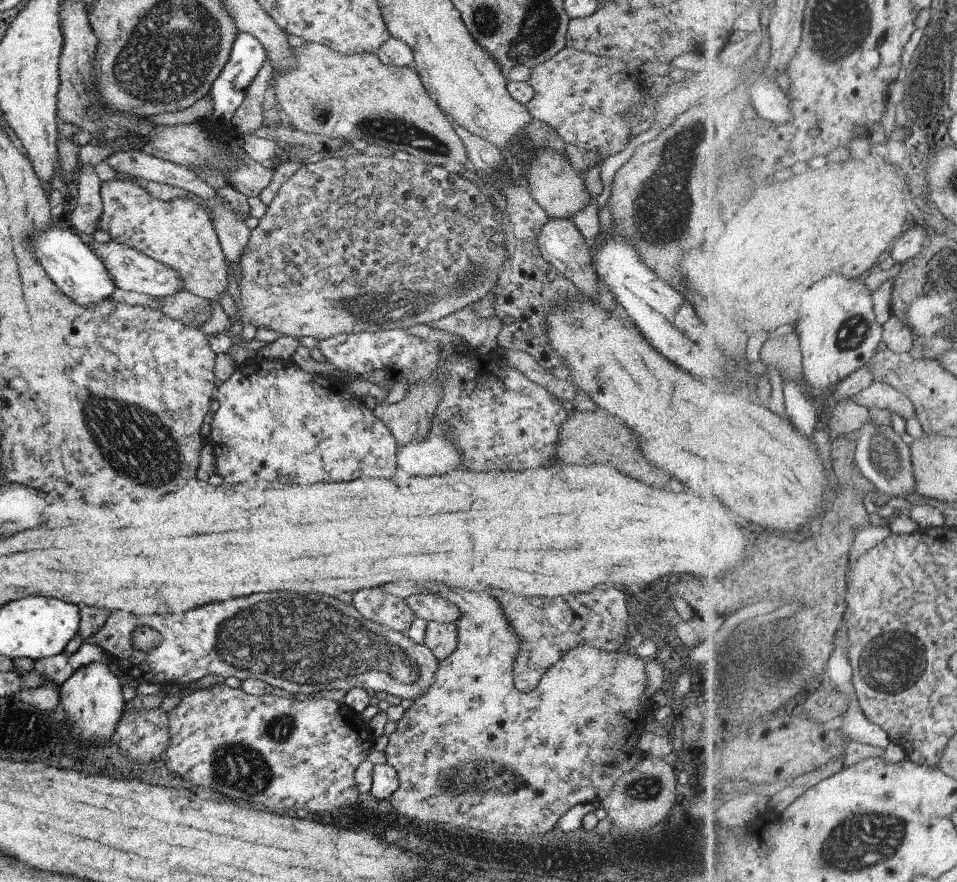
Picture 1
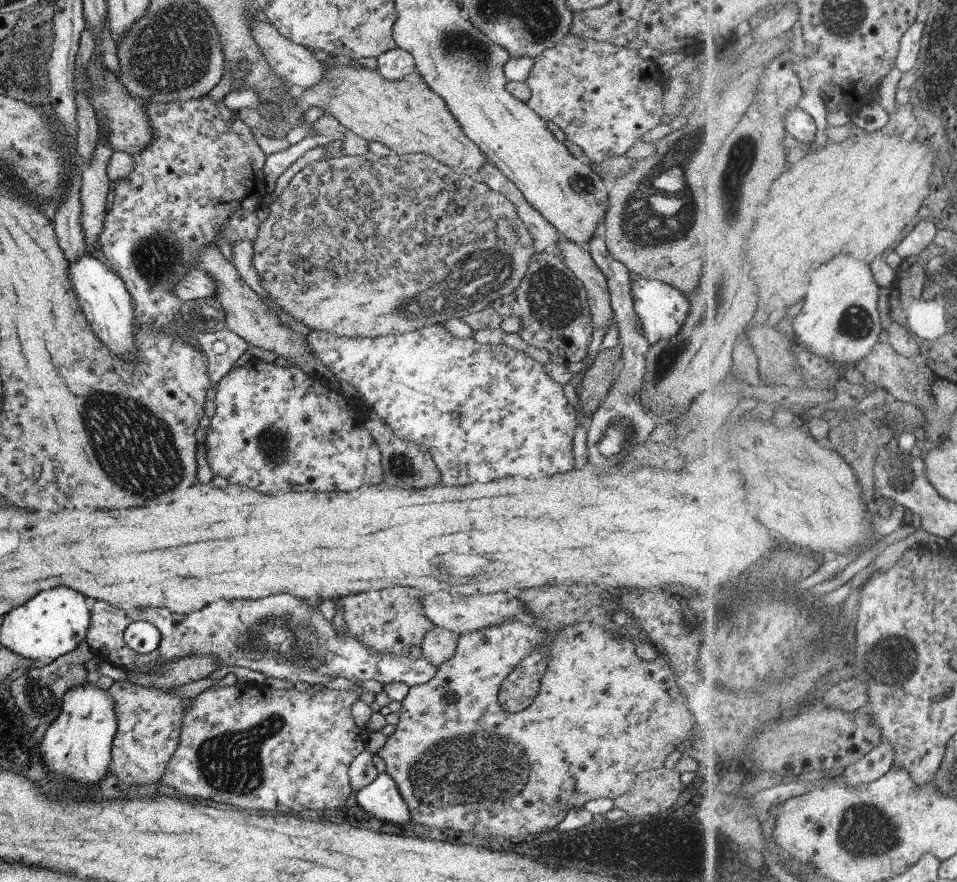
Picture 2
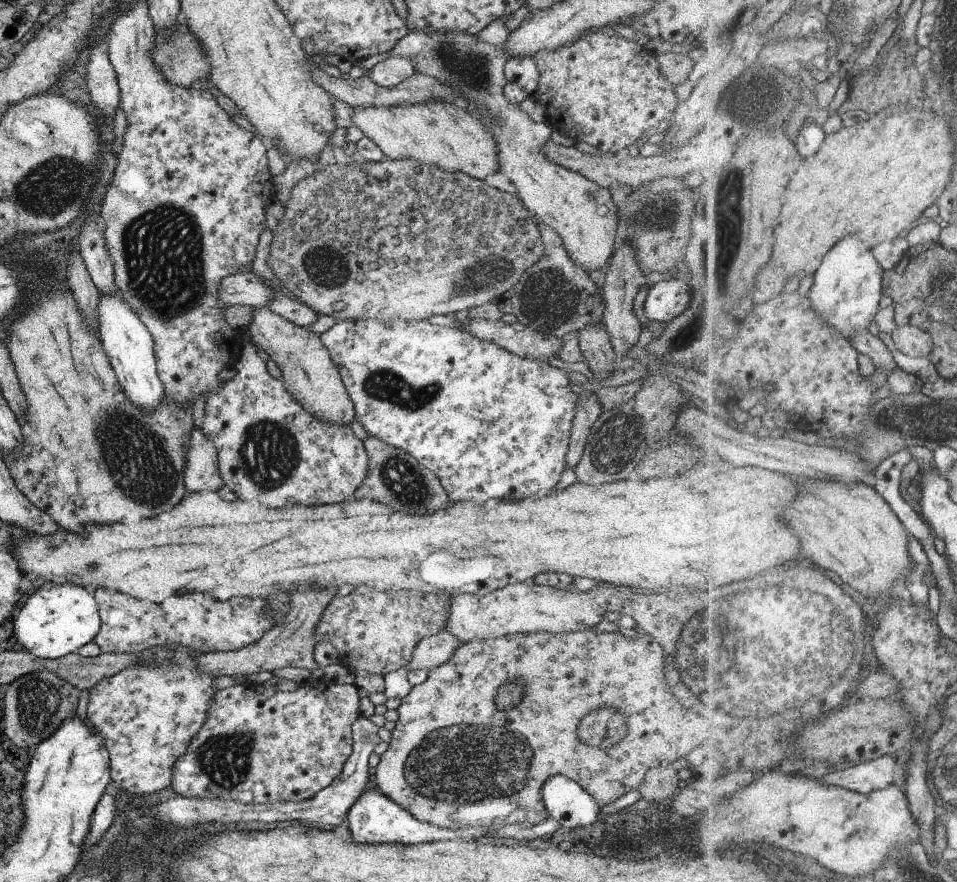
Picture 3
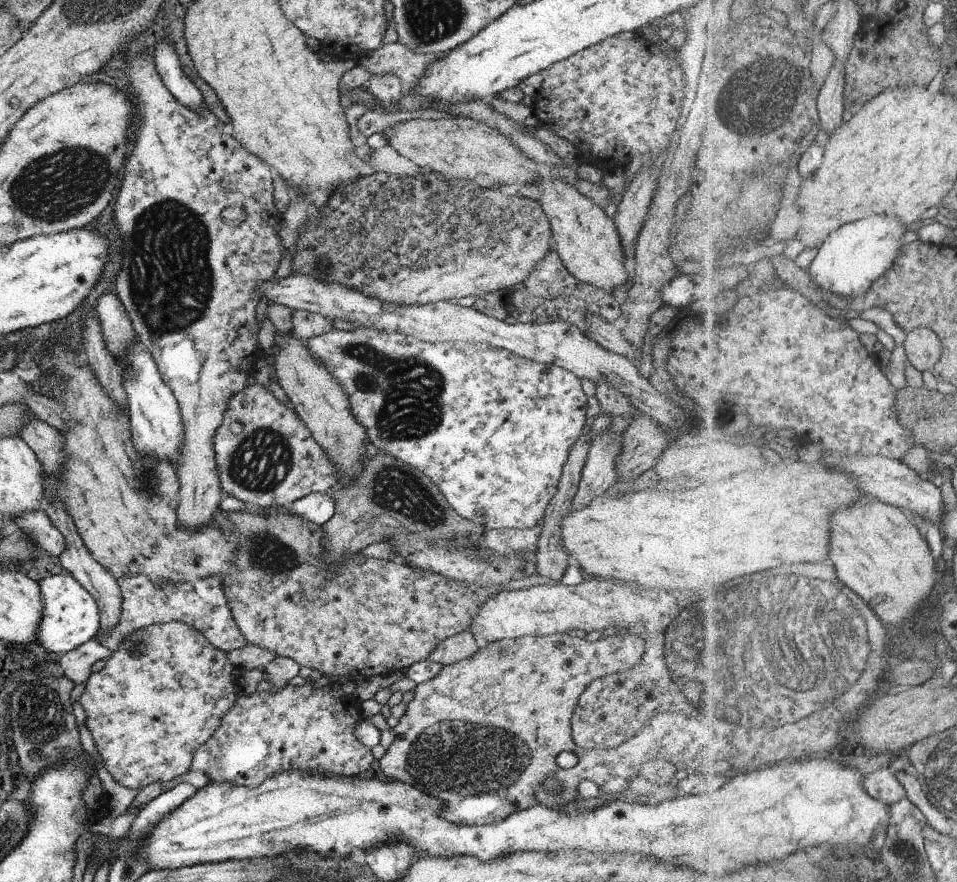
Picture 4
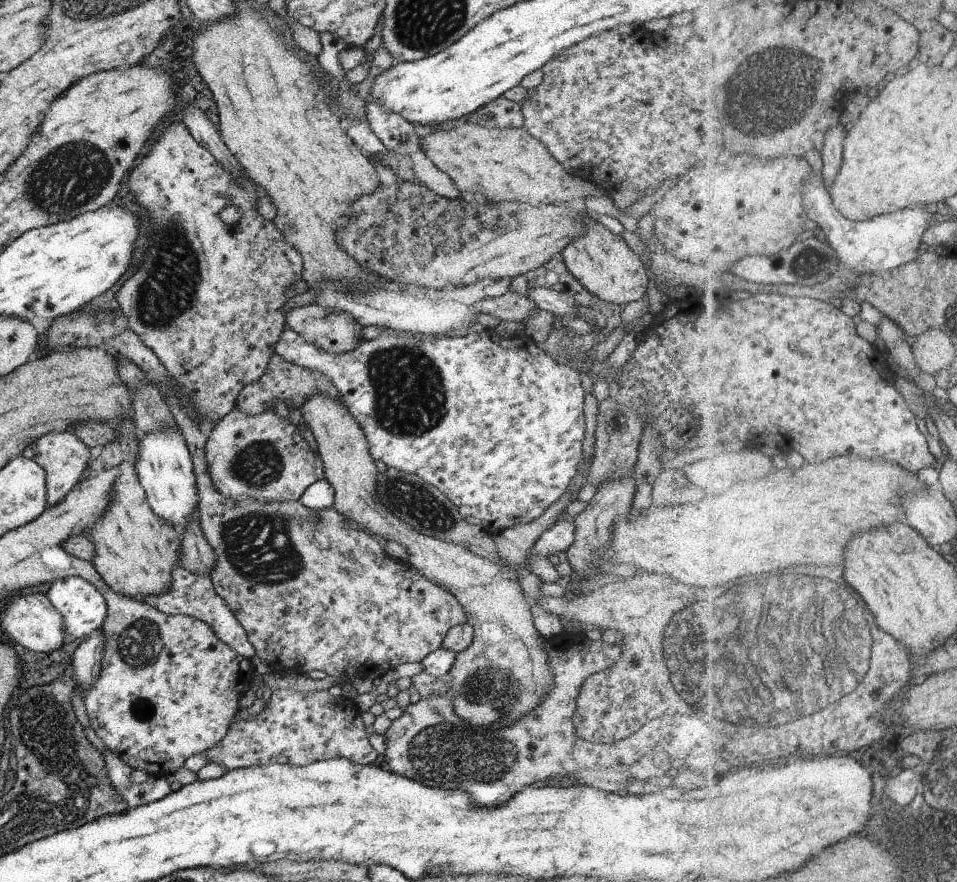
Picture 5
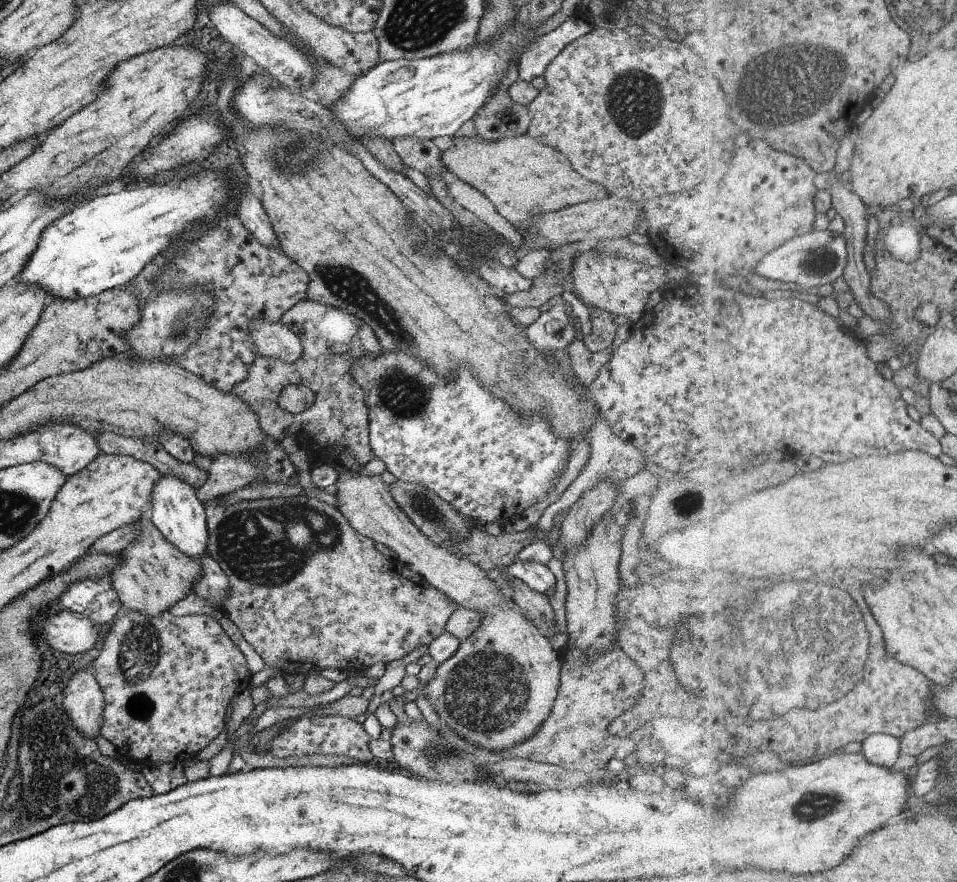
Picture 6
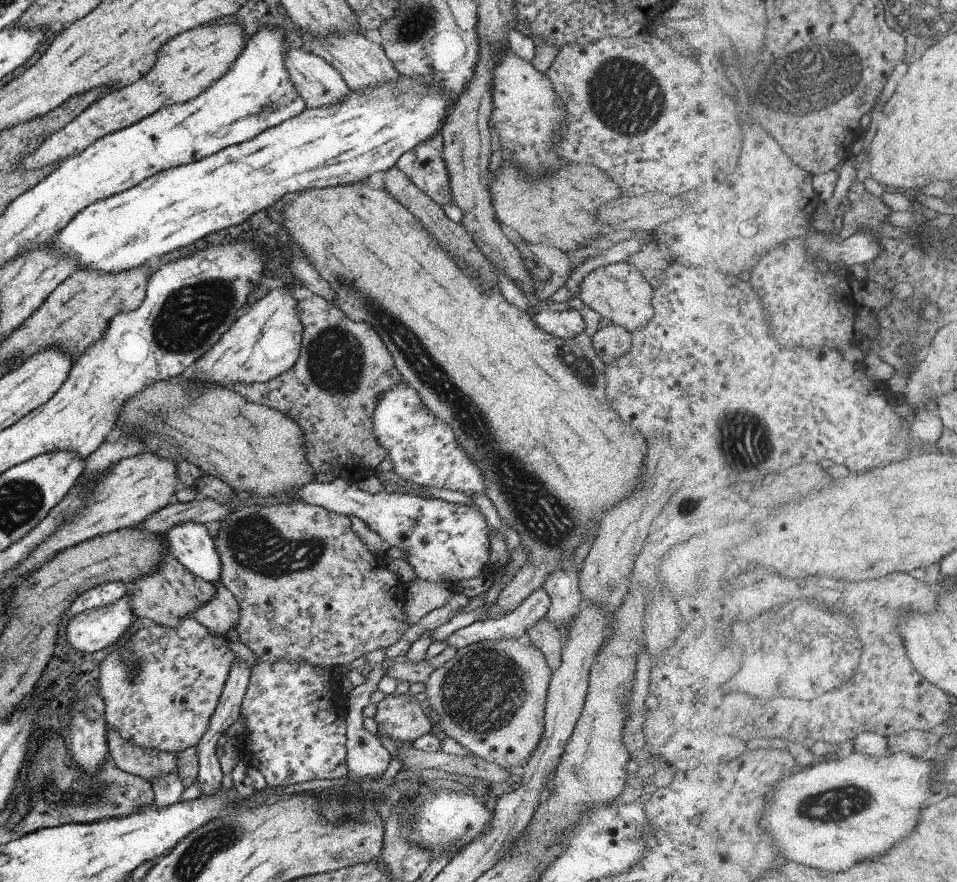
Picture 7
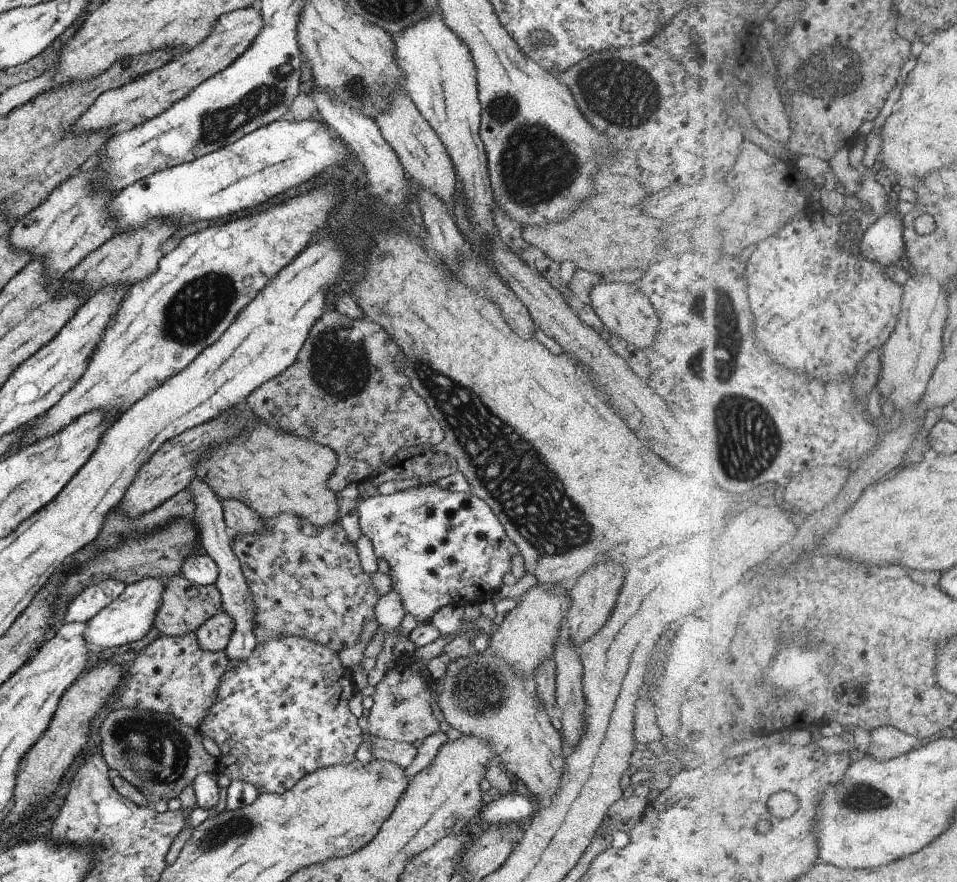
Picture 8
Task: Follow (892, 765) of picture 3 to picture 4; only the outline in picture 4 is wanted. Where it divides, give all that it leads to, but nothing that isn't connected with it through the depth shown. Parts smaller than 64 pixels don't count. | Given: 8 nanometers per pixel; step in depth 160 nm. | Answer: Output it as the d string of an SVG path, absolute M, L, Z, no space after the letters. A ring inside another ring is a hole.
M881 768L867 774L865 782L873 798L885 801L889 805L905 797L905 790L891 768Z

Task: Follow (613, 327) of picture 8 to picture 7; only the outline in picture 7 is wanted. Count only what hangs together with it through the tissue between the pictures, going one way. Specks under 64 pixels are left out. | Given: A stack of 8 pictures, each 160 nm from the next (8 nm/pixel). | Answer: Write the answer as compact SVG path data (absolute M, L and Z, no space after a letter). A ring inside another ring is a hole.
M626 262L597 267L583 277L578 287L576 298L581 300L581 307L591 308L599 314L600 318L611 320L613 325L621 326L627 332L639 330L651 320L652 288L639 271Z

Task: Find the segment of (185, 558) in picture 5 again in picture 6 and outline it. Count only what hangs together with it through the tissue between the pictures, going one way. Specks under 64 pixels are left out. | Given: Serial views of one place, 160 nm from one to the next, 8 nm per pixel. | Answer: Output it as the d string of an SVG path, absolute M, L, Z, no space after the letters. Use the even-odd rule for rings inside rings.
M204 553L197 558L197 561L202 573L198 580L192 584L192 591L213 607L221 608L221 612L223 612L222 603L230 593L227 575L208 554Z

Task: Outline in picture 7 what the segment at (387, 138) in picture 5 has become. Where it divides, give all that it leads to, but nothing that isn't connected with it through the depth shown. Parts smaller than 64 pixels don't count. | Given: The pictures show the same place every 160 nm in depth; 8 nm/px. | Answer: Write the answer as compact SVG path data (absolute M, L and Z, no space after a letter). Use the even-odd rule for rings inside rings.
M429 140L423 144L417 143L411 150L404 152L394 166L438 207L451 204L444 161L439 158L439 148Z

